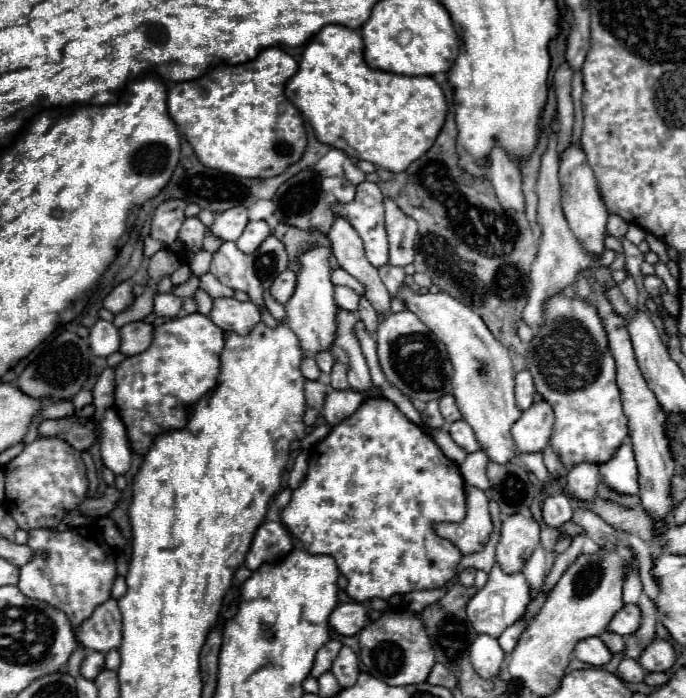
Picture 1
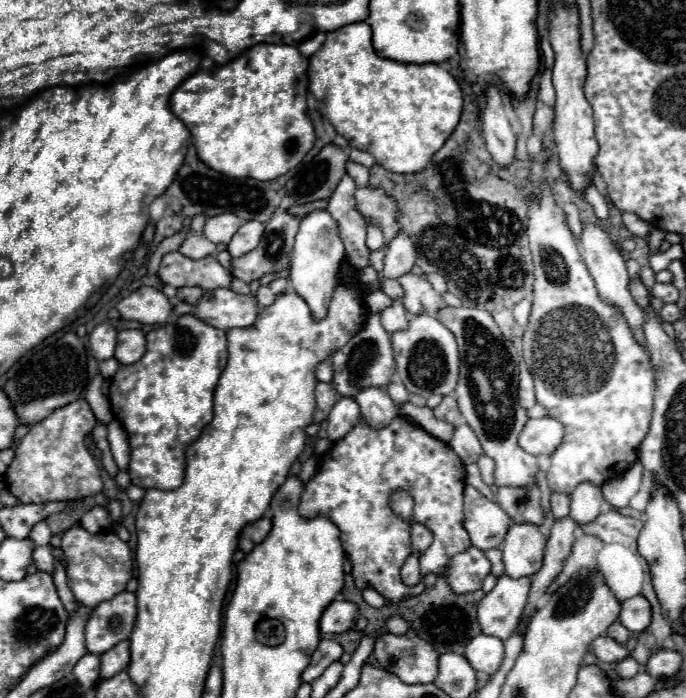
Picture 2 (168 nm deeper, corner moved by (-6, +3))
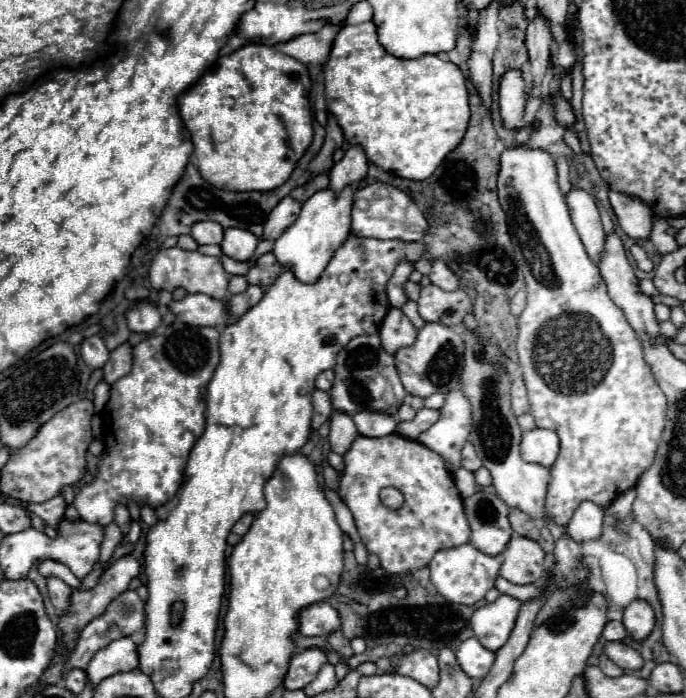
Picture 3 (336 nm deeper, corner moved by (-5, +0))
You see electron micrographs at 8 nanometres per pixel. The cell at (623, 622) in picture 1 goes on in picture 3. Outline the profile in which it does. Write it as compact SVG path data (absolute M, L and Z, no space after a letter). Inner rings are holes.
M645 600L631 602L623 614L623 626L633 640L645 640L655 626L653 608Z

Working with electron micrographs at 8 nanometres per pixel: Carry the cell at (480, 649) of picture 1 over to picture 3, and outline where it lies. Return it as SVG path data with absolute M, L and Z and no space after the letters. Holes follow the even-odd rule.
M469 638L459 646L457 662L469 678L483 678L495 662L495 652L487 650L477 638Z

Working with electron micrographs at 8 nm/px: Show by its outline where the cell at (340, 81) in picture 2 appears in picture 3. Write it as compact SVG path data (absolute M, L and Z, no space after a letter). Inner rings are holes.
M373 22L357 26L345 24L331 48L327 62L323 64L325 76L325 104L327 110L337 118L345 140L351 146L361 146L367 160L385 172L395 172L401 178L425 180L443 162L463 138L469 124L469 104L465 76L461 70L439 56L421 56L415 60L403 60L387 54L377 42L377 28Z

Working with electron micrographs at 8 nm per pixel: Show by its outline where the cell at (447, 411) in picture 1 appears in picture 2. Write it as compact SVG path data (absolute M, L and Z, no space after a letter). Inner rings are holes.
M446 395L446 397L442 399L442 403L440 403L438 407L434 407L432 411L434 411L434 417L436 417L436 419L446 421L446 423L456 423L458 417L460 417L456 399L454 399L452 395Z

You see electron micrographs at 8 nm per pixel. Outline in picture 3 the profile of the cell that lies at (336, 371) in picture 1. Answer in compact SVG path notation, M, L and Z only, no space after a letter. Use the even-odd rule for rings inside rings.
M365 334L365 336L357 336L353 338L345 350L341 350L337 354L337 364L335 364L335 382L333 382L333 388L329 390L331 394L331 400L333 400L333 406L335 410L341 410L341 412L351 412L355 414L357 410L383 410L387 408L387 412L395 414L399 404L405 400L405 388L401 386L401 380L397 376L397 368L395 368L395 358L383 350L381 346L381 340L379 340L379 334Z

